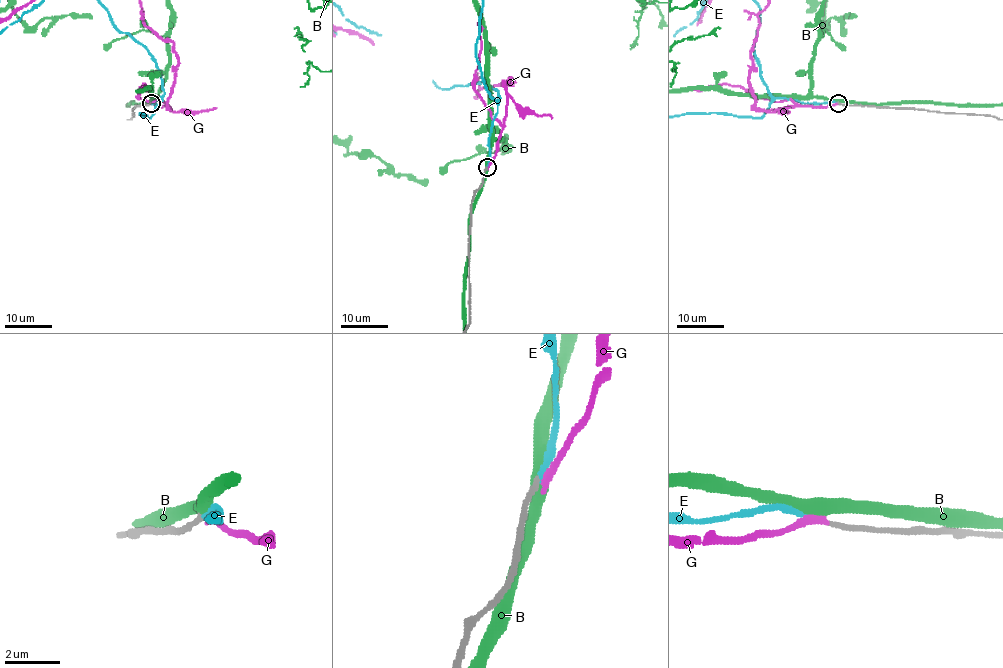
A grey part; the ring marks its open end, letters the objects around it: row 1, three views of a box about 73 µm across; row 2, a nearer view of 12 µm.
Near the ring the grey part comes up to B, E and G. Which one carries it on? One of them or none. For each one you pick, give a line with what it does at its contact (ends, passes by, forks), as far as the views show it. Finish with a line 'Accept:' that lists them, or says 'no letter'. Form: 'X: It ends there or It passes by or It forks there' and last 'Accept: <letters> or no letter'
E: It ends there
Accept: E

